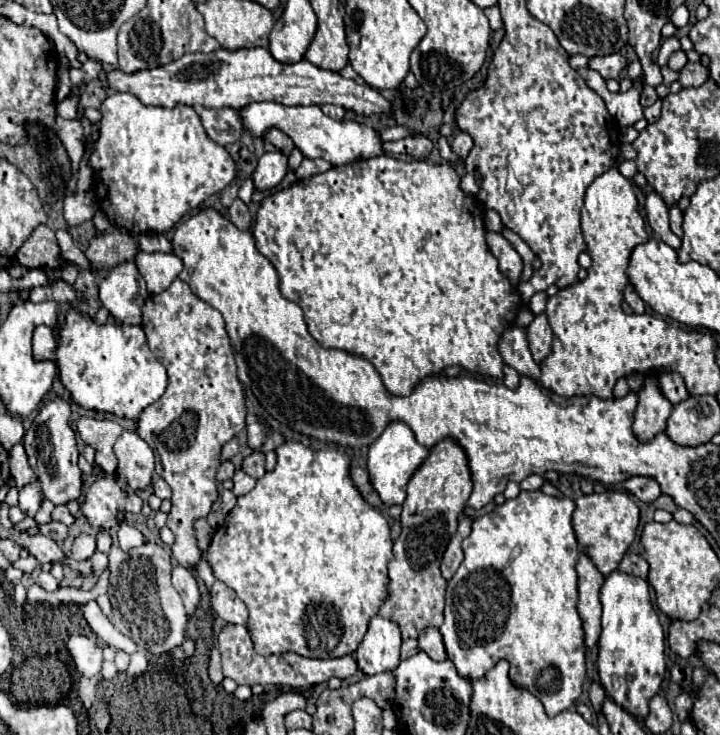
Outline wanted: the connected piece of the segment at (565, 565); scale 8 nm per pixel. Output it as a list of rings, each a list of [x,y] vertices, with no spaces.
[[[521,491],[515,499],[507,499],[503,505],[497,505],[491,513],[481,515],[473,521],[471,525],[471,533],[463,539],[463,553],[465,559],[461,561],[457,573],[449,579],[447,583],[447,599],[445,599],[445,611],[443,611],[443,625],[439,627],[439,633],[443,637],[445,643],[445,651],[447,657],[453,661],[457,673],[467,679],[479,679],[483,677],[499,659],[509,661],[509,679],[513,685],[527,689],[531,695],[535,695],[549,717],[555,717],[567,709],[571,709],[575,705],[575,701],[579,699],[581,691],[583,691],[583,679],[585,679],[585,633],[583,633],[583,621],[577,613],[577,559],[579,559],[579,543],[575,539],[575,533],[571,529],[571,513],[575,509],[573,499],[569,497],[551,497],[545,495],[543,491]]]

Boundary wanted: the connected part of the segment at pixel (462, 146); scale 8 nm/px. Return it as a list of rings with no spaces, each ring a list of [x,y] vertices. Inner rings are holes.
[[[457,133],[455,139],[453,139],[453,143],[451,143],[453,153],[457,153],[461,159],[465,159],[469,155],[471,147],[473,147],[473,139],[471,139],[469,133]]]

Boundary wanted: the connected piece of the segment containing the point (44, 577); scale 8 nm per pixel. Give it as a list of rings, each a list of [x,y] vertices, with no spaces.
[[[41,571],[41,575],[39,575],[39,585],[45,589],[45,591],[57,591],[57,587],[59,587],[59,581],[49,573],[49,571]]]

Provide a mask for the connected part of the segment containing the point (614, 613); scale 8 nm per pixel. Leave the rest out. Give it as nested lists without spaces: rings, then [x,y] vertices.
[[[613,571],[601,587],[603,629],[599,637],[599,679],[609,697],[637,719],[649,713],[649,701],[661,691],[665,679],[665,635],[651,605],[645,579]]]

